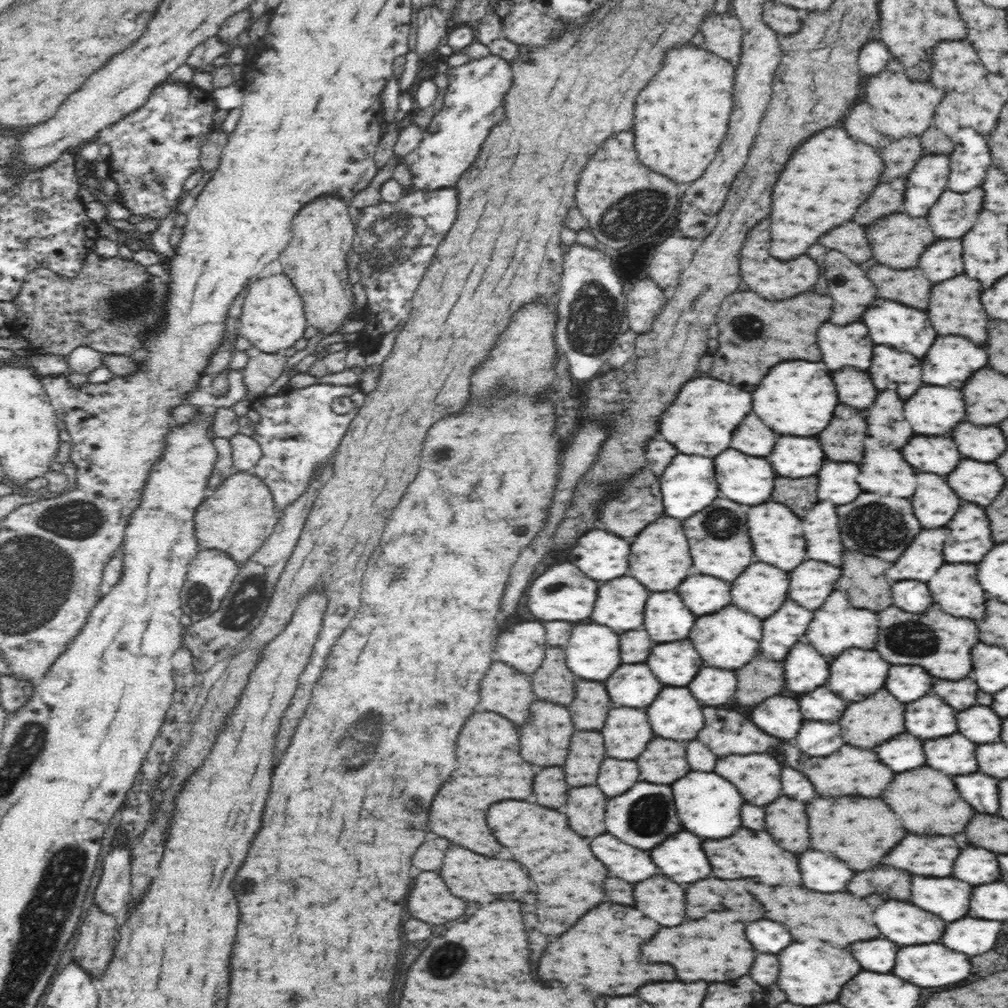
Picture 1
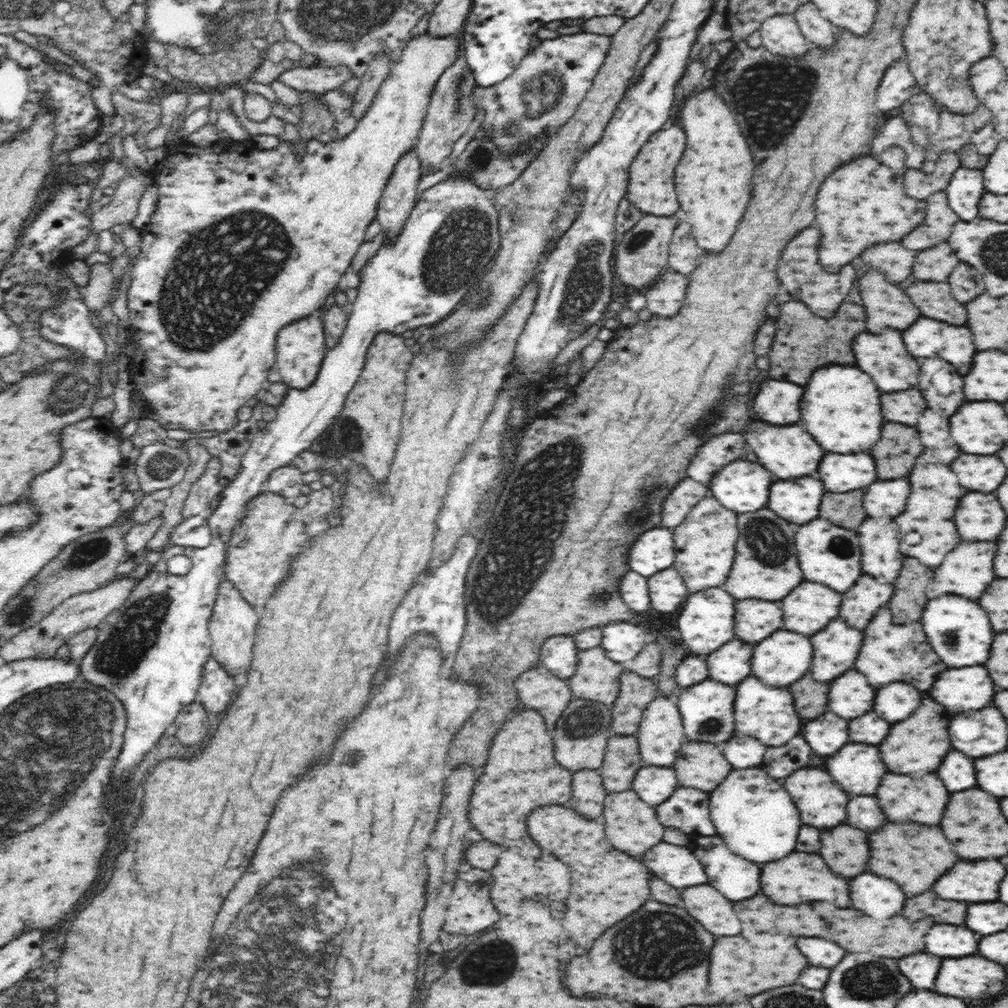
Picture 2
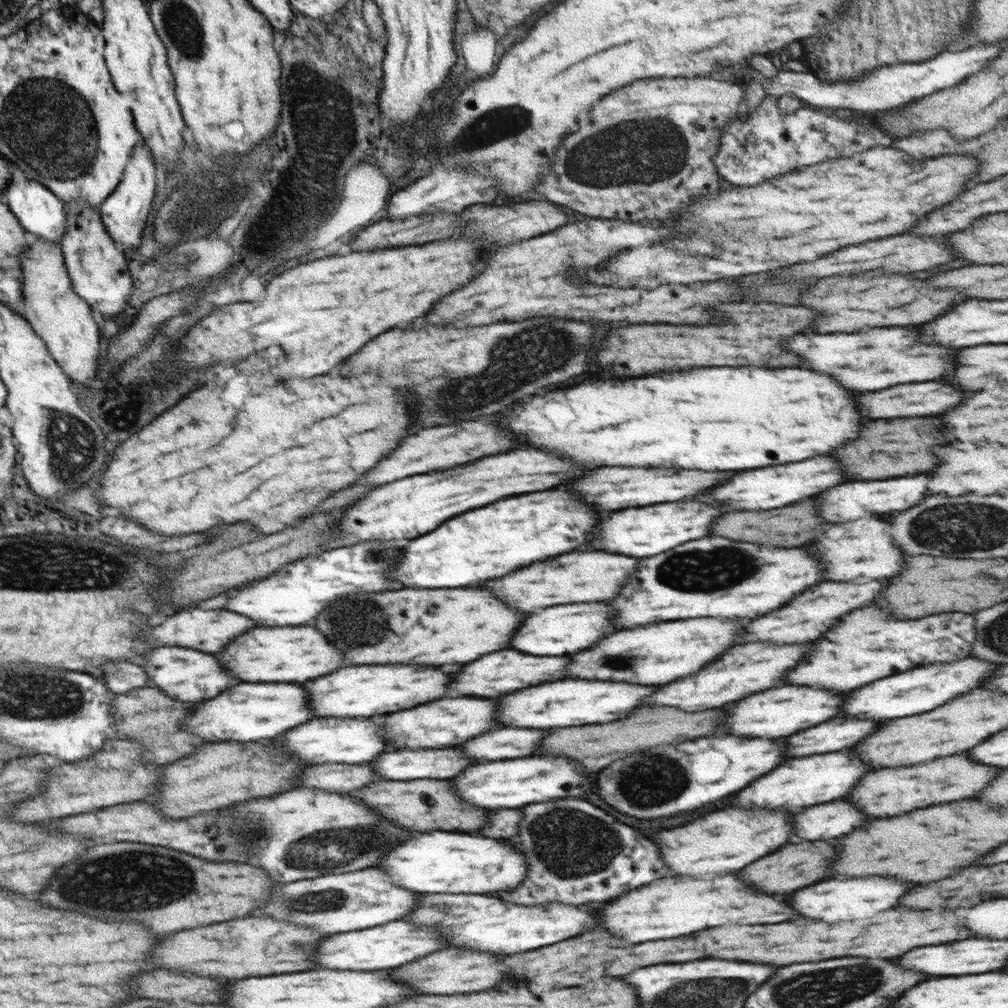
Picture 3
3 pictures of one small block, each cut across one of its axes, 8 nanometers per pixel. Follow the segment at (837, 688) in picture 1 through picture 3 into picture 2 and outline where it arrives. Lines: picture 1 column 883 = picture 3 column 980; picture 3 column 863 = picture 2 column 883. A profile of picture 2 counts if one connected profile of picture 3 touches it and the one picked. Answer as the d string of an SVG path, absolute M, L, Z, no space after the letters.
M896 682L892 686L878 688L874 710L880 718L896 724L896 722L902 722L908 716L912 716L920 704L922 704L920 690L916 690L908 684Z

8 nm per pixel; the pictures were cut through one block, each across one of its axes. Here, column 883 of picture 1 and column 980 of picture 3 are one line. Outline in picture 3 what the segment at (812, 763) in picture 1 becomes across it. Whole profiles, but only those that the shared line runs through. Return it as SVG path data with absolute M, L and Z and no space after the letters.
M964 752L958 756L938 758L934 762L918 764L918 766L904 766L904 768L888 768L872 772L852 794L848 794L848 800L856 802L868 816L896 816L900 812L908 812L914 808L926 808L930 804L942 804L942 802L954 802L962 798L972 798L980 790L984 790L1002 768L976 764L972 758Z

